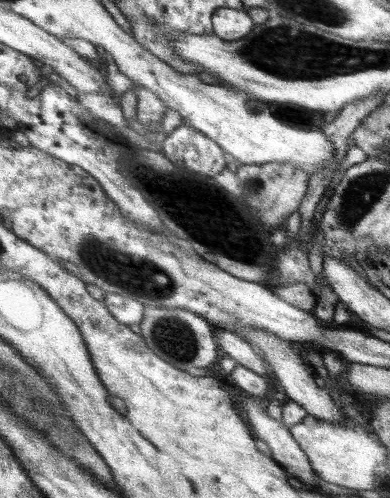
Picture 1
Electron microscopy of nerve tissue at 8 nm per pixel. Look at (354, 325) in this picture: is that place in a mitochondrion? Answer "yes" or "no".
no

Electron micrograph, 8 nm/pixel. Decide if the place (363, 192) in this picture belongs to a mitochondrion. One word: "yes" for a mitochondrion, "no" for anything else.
yes

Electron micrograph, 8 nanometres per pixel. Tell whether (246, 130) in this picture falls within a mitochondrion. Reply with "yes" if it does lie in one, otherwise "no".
no

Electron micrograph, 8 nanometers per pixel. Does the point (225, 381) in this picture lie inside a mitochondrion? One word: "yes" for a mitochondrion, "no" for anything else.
no

